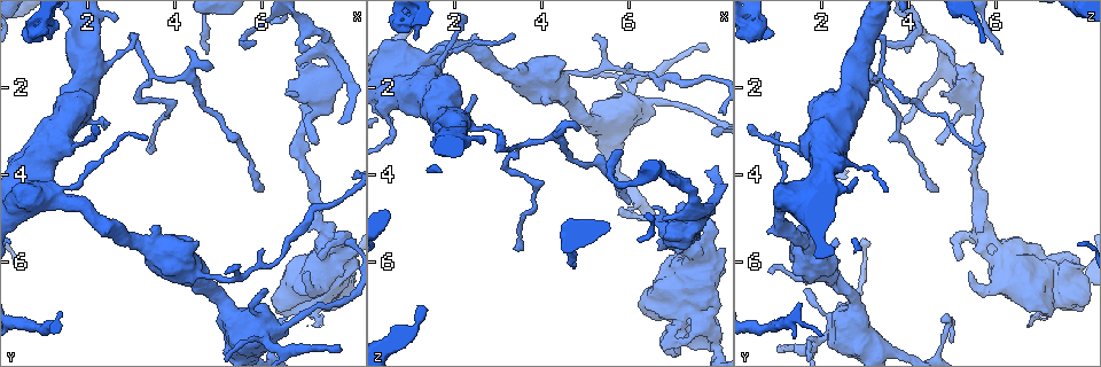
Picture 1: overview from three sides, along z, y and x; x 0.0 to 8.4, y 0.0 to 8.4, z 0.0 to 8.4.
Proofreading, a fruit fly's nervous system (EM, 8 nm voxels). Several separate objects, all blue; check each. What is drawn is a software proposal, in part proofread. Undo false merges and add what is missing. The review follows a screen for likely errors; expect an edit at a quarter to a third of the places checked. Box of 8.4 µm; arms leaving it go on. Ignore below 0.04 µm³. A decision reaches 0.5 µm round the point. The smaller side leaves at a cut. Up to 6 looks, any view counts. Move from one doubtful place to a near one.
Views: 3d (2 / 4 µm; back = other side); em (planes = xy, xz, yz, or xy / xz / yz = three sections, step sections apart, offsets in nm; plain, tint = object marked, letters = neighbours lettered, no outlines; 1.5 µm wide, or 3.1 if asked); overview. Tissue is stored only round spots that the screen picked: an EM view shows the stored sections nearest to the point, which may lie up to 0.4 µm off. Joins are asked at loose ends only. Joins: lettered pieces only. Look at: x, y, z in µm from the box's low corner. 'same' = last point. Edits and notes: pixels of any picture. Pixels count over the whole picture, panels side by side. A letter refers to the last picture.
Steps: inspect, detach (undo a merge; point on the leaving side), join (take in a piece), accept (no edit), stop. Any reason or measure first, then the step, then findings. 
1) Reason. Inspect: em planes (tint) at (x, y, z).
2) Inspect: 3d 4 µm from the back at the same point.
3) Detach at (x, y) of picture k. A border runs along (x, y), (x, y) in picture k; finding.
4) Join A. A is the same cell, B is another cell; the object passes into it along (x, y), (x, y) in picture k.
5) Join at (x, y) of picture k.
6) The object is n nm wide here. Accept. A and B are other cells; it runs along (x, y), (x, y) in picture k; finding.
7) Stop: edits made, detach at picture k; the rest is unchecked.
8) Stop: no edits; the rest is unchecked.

An open end. Inspect: 3d 4 µm at (1.10, 0.70, 0.85).

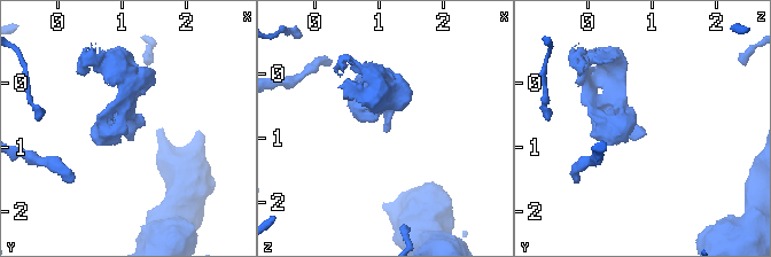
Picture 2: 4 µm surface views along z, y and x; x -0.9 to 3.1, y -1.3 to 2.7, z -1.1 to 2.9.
Now the EM. Inspect: em planes (letters) at (1.10, 0.75, 0.90).

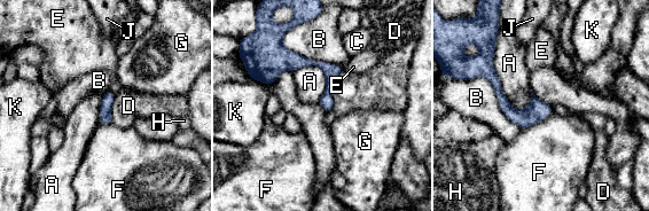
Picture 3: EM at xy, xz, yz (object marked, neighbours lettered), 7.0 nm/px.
Accept. A, B, C, D, E, F, G, H, J and K are other cells; it runs along (338, 69), (283, 62), (264, 77) in picture 3; none of them fits.

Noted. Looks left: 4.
Free end. Inspect: 3d 4 µm at (6.75, 1.55, 5.45).

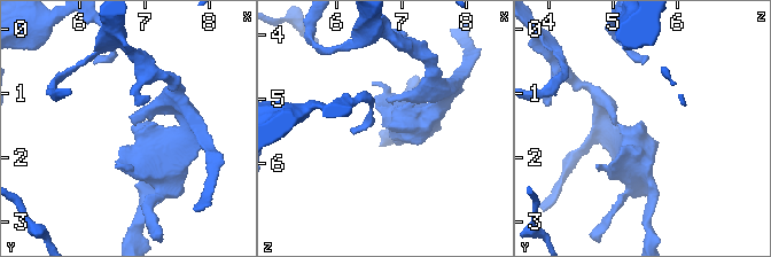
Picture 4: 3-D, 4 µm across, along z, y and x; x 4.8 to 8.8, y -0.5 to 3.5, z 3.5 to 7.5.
Shape alone is not enough. Inspect: em planes (tint) at (6.80, 1.50, 5.40).

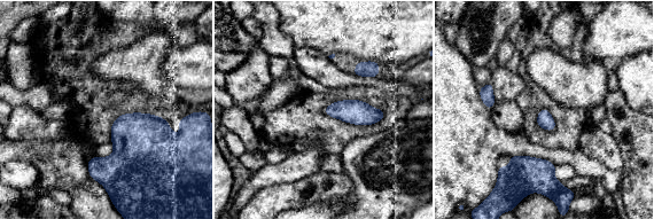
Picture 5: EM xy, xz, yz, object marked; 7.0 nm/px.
Inspect: em planes (letters) at the same point.

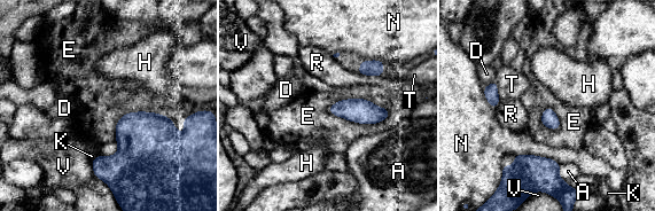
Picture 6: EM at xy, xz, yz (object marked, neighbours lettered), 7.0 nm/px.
Accept. A, D, E, H, K, N, R, T and V are other cells; a border runs along (328, 108), (358, 123), (390, 111) in picture 6; no lettered piece goes on from it.

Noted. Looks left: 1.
Stop: no edits; the rest is unchecked.

